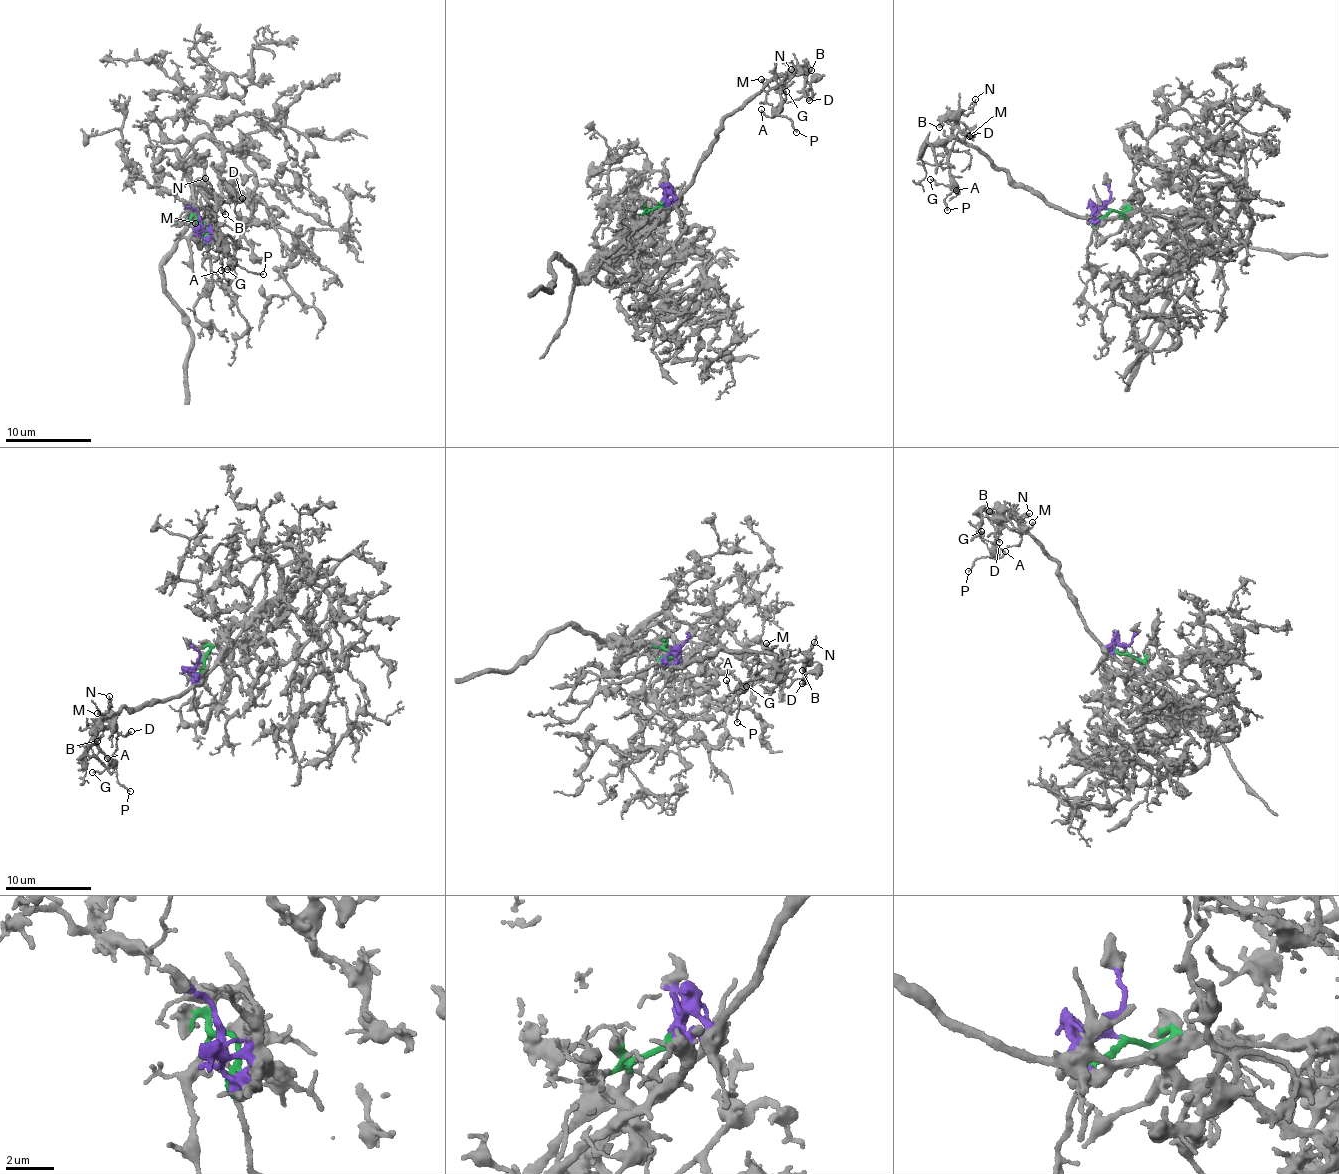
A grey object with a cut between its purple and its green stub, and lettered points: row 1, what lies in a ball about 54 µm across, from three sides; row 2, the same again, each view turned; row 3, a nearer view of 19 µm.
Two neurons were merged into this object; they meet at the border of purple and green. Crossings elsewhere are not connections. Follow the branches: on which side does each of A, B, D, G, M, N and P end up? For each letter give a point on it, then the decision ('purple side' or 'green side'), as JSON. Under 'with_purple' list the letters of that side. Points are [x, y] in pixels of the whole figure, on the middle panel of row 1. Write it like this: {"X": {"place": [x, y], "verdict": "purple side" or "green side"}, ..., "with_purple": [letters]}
{"A": {"place": [761, 109], "verdict": "purple side"}, "B": {"place": [811, 70], "verdict": "purple side"}, "D": {"place": [809, 100], "verdict": "purple side"}, "G": {"place": [786, 91], "verdict": "purple side"}, "M": {"place": [761, 79], "verdict": "purple side"}, "N": {"place": [791, 69], "verdict": "purple side"}, "P": {"place": [796, 132], "verdict": "purple side"}, "with_purple": ["A", "B", "D", "G", "M", "N", "P"]}

